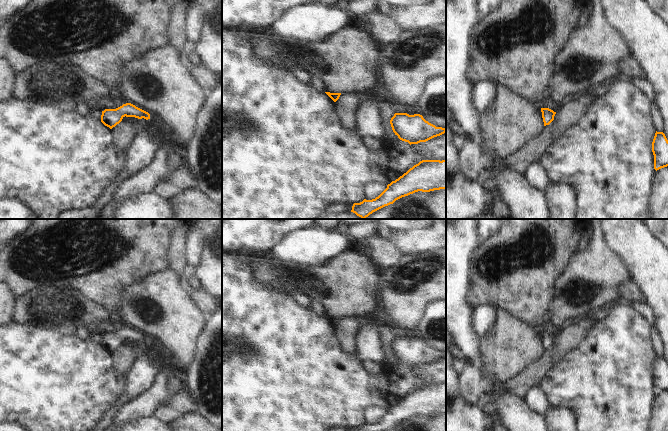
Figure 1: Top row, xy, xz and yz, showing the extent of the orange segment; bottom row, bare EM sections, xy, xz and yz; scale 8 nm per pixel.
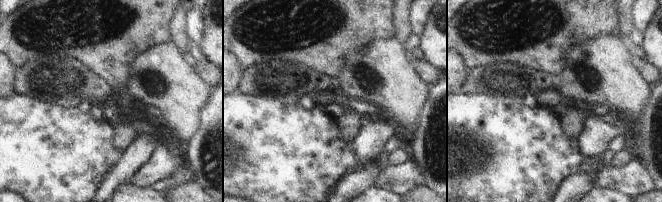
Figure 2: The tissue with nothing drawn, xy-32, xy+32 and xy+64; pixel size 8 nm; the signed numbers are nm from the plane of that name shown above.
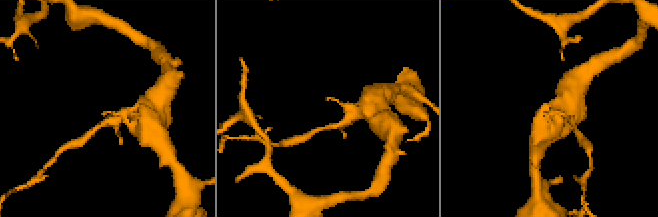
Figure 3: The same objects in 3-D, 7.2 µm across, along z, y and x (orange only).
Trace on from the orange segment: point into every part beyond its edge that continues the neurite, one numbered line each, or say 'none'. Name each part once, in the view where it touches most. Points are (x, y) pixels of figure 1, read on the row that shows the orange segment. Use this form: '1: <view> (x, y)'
none

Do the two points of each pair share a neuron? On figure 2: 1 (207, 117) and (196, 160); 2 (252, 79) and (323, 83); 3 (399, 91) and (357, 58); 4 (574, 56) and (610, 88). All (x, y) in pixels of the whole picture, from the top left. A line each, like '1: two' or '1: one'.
1: one
2: one
3: one
4: one

